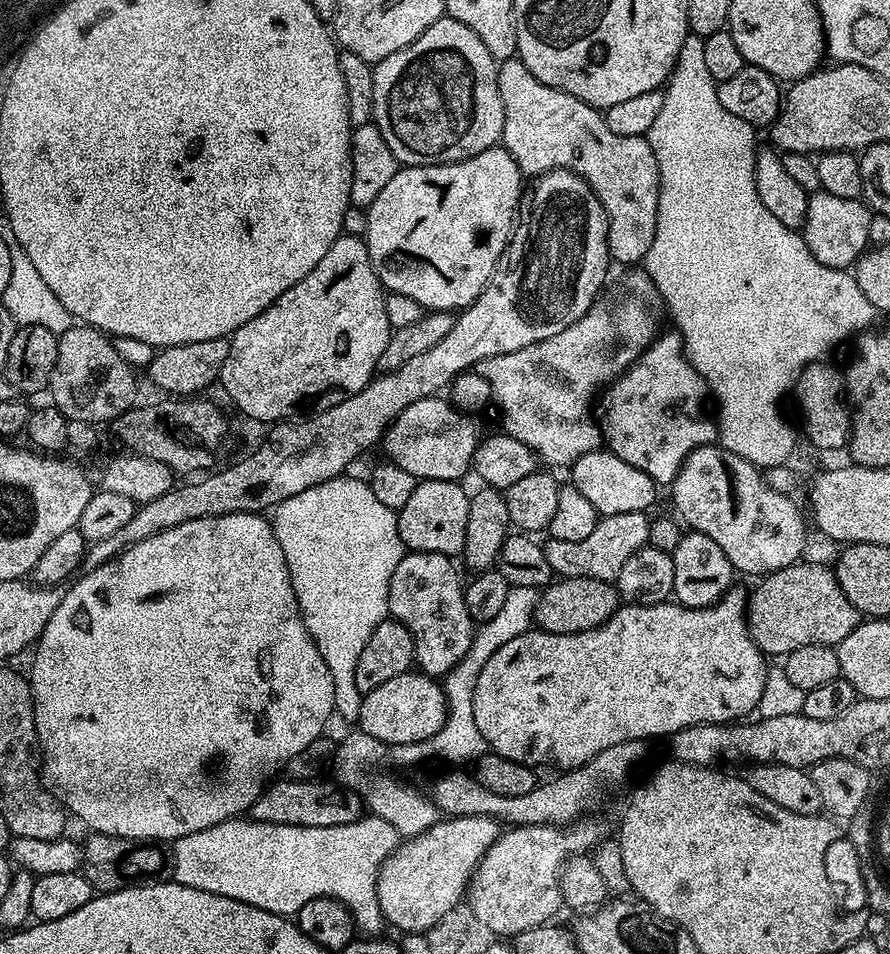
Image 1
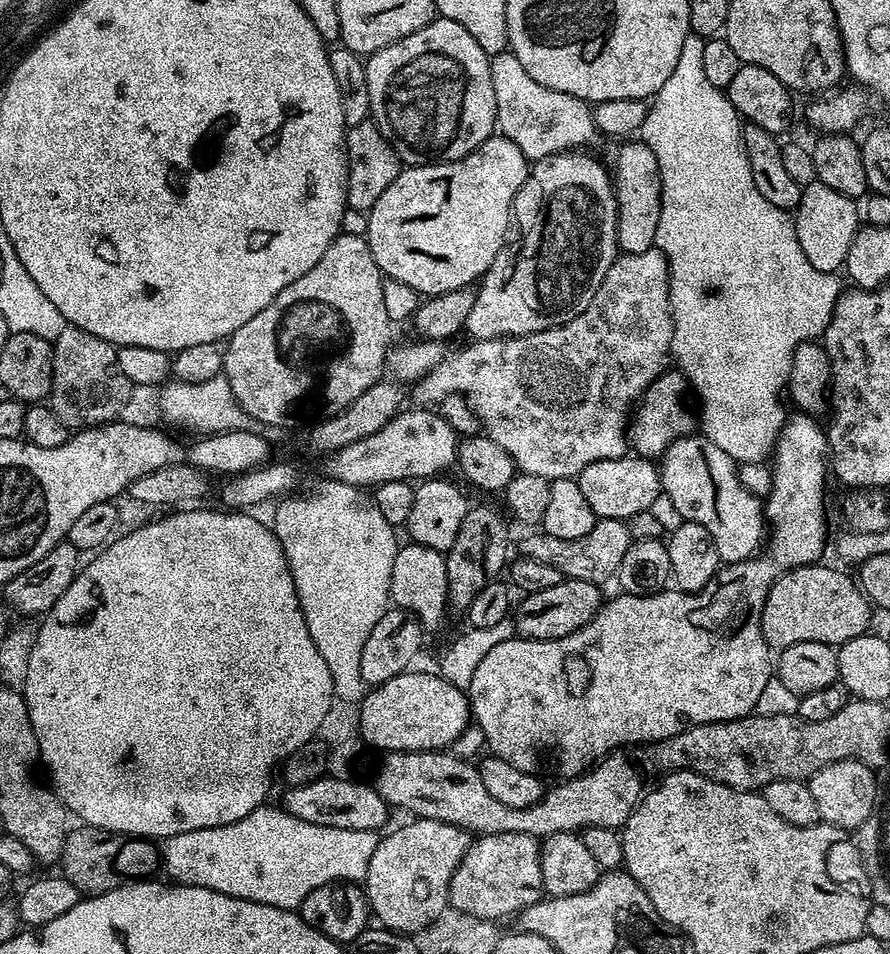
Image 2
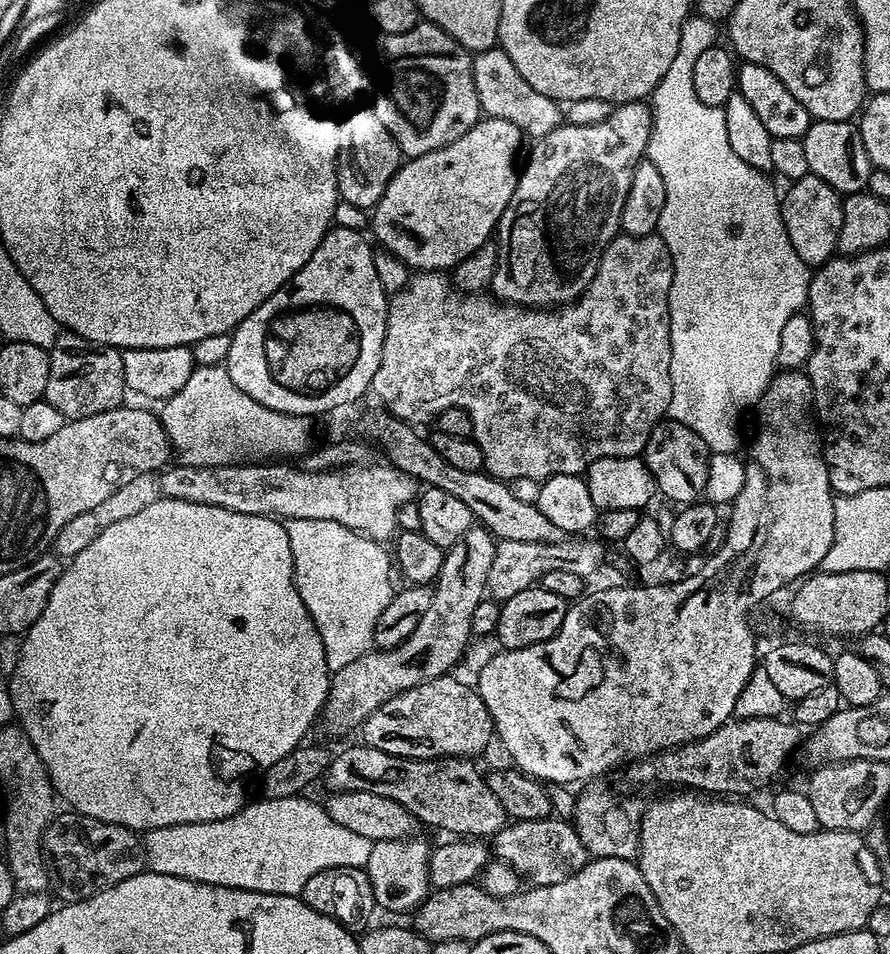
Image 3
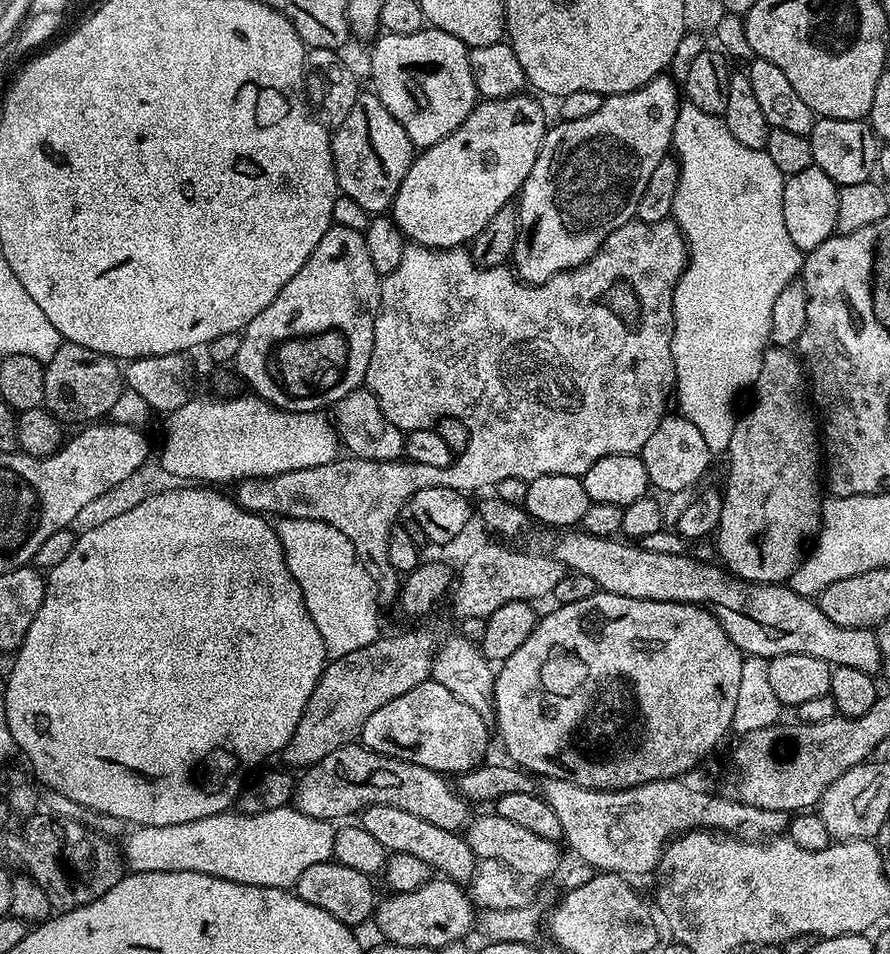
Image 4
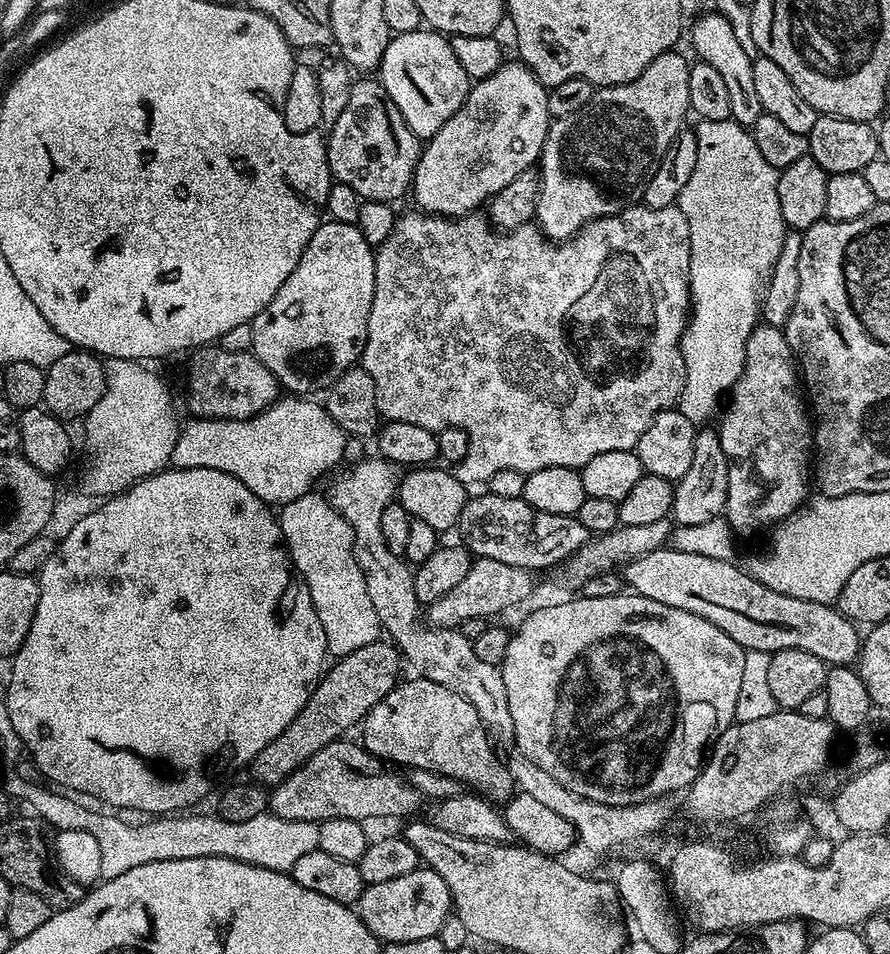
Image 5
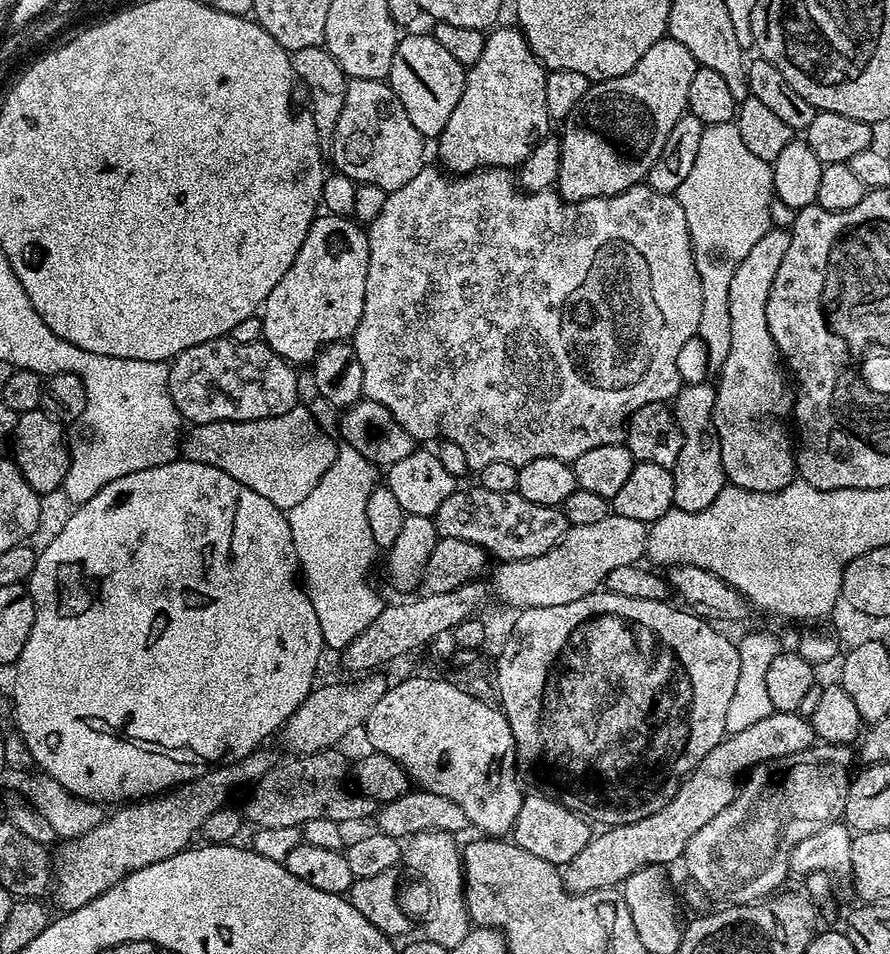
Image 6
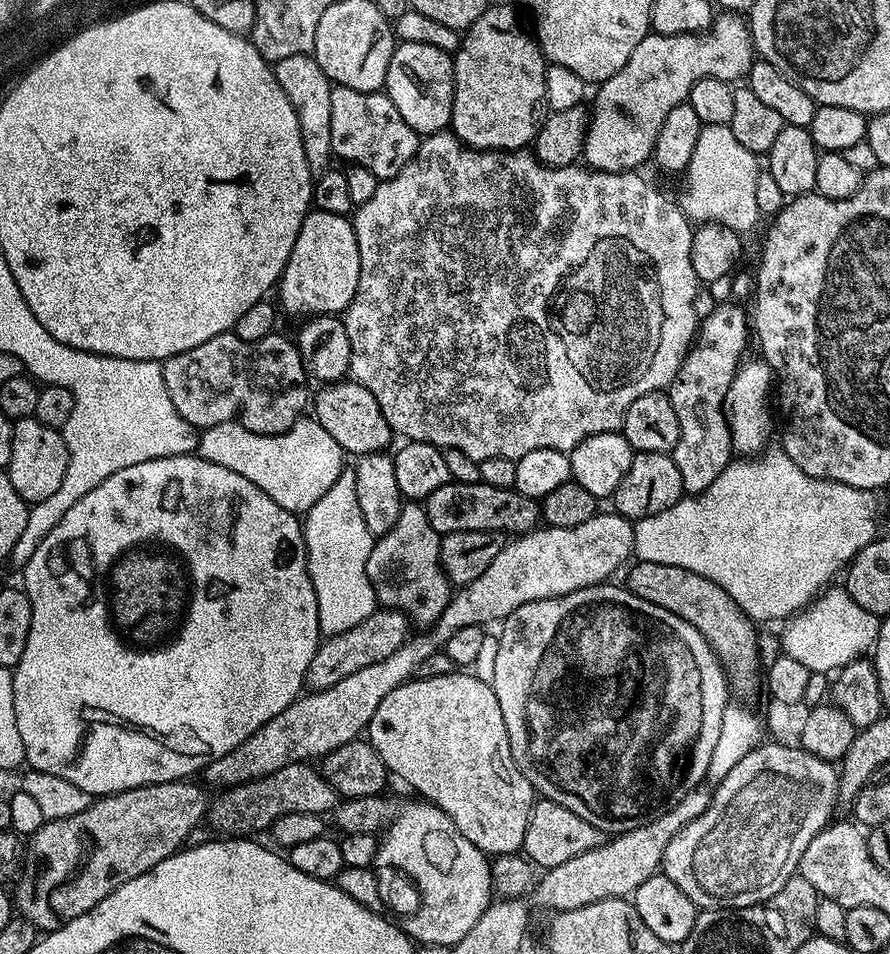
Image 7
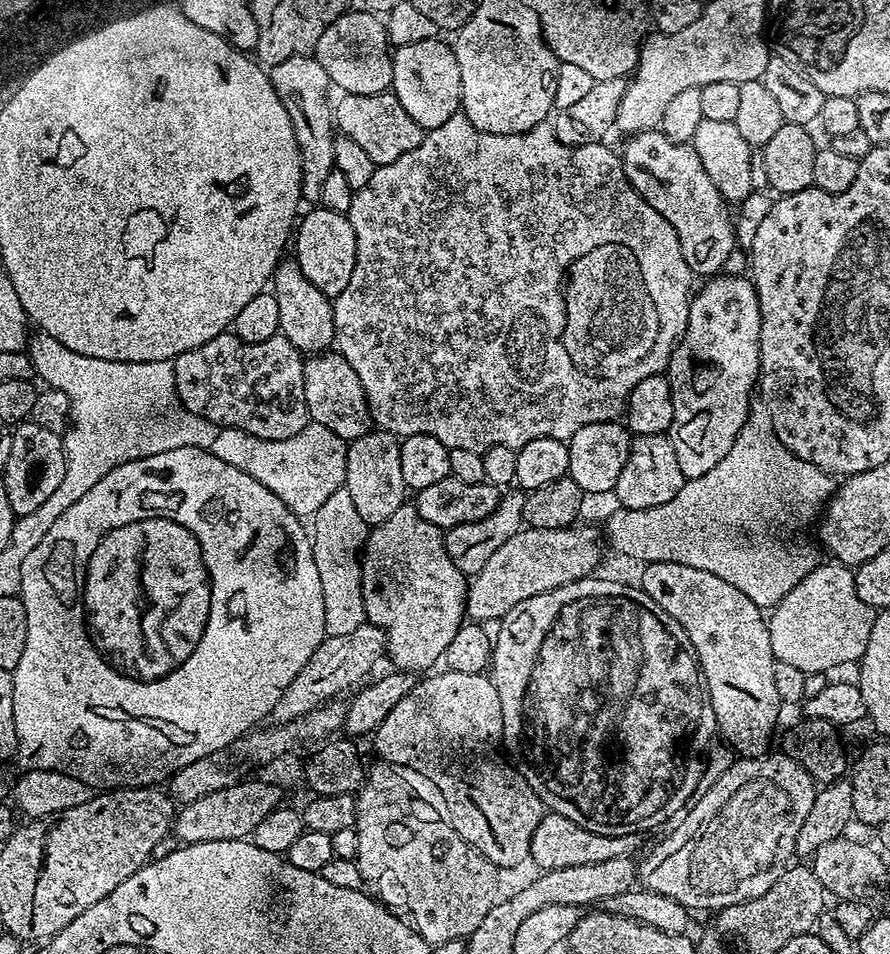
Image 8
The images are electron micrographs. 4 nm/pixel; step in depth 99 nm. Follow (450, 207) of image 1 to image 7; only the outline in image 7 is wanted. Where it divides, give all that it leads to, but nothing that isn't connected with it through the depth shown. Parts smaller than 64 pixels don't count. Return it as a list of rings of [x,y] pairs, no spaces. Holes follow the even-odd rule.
[[[493,3],[482,14],[482,18],[478,18],[478,22],[474,22],[463,33],[460,41],[460,47],[454,53],[454,67],[456,70],[456,89],[454,90],[454,102],[452,103],[452,123],[450,131],[452,135],[460,139],[461,142],[467,144],[469,148],[481,148],[483,152],[515,152],[524,150],[535,141],[540,122],[546,115],[546,105],[544,95],[546,94],[546,74],[544,73],[546,61],[543,52],[540,51],[539,43],[531,31],[524,29],[524,24],[520,21],[520,16],[508,4]]]

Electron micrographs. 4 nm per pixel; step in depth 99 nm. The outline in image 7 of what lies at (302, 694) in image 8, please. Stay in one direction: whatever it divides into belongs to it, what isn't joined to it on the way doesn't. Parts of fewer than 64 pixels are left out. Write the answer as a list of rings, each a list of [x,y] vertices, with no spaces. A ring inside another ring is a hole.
[[[381,607],[374,614],[370,614],[366,622],[358,622],[354,630],[346,630],[346,634],[327,637],[316,649],[314,658],[310,658],[307,687],[321,692],[342,682],[342,678],[350,678],[350,674],[363,670],[365,666],[382,662],[382,658],[394,654],[394,650],[408,643],[410,639],[408,628],[410,629],[410,621],[404,613],[397,612],[394,608]]]

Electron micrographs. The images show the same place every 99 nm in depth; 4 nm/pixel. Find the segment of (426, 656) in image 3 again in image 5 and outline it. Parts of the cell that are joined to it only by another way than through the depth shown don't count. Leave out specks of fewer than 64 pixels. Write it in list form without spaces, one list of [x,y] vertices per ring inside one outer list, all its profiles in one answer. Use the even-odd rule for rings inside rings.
[[[375,642],[362,646],[362,650],[354,650],[350,654],[339,657],[336,665],[329,667],[320,677],[314,691],[310,694],[308,704],[296,715],[294,722],[270,742],[258,754],[254,754],[250,765],[251,779],[261,786],[275,786],[280,784],[302,762],[314,758],[318,750],[330,746],[330,742],[341,739],[352,727],[359,725],[367,716],[368,711],[390,690],[394,690],[398,683],[396,675],[402,668],[402,657],[395,644],[391,642]]]

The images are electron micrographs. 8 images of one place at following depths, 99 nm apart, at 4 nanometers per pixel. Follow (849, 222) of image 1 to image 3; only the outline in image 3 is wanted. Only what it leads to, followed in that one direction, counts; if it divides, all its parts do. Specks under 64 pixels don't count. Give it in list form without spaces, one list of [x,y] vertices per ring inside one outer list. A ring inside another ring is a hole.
[[[811,174],[791,181],[788,193],[783,193],[780,213],[790,238],[790,246],[809,266],[819,266],[837,255],[838,234],[842,230],[842,210],[844,201],[841,193],[835,192],[822,178]]]

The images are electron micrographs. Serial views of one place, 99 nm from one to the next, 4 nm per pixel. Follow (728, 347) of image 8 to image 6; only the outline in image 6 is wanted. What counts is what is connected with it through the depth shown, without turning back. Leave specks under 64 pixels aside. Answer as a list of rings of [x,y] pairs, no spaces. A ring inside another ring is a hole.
[[[685,383],[674,398],[676,421],[684,439],[682,454],[678,454],[678,462],[671,469],[674,478],[674,506],[678,510],[706,510],[706,506],[710,506],[710,502],[714,502],[714,498],[718,498],[718,494],[726,486],[722,446],[718,442],[718,430],[712,421],[715,397],[716,390],[711,383]]]

